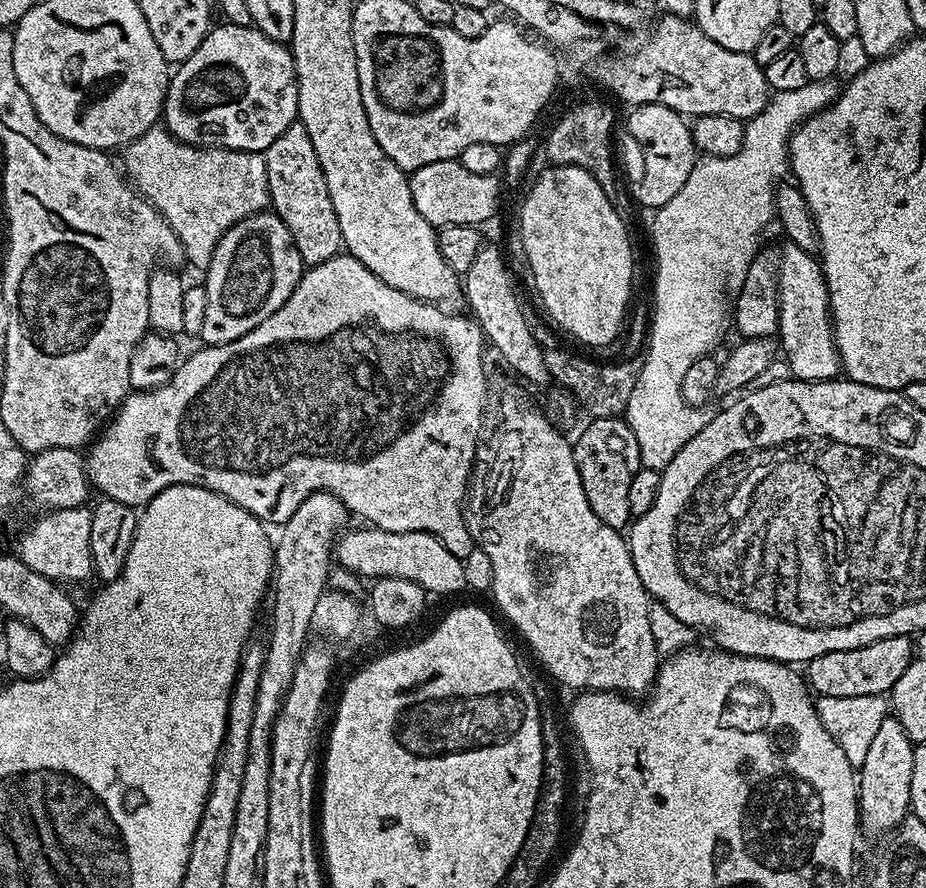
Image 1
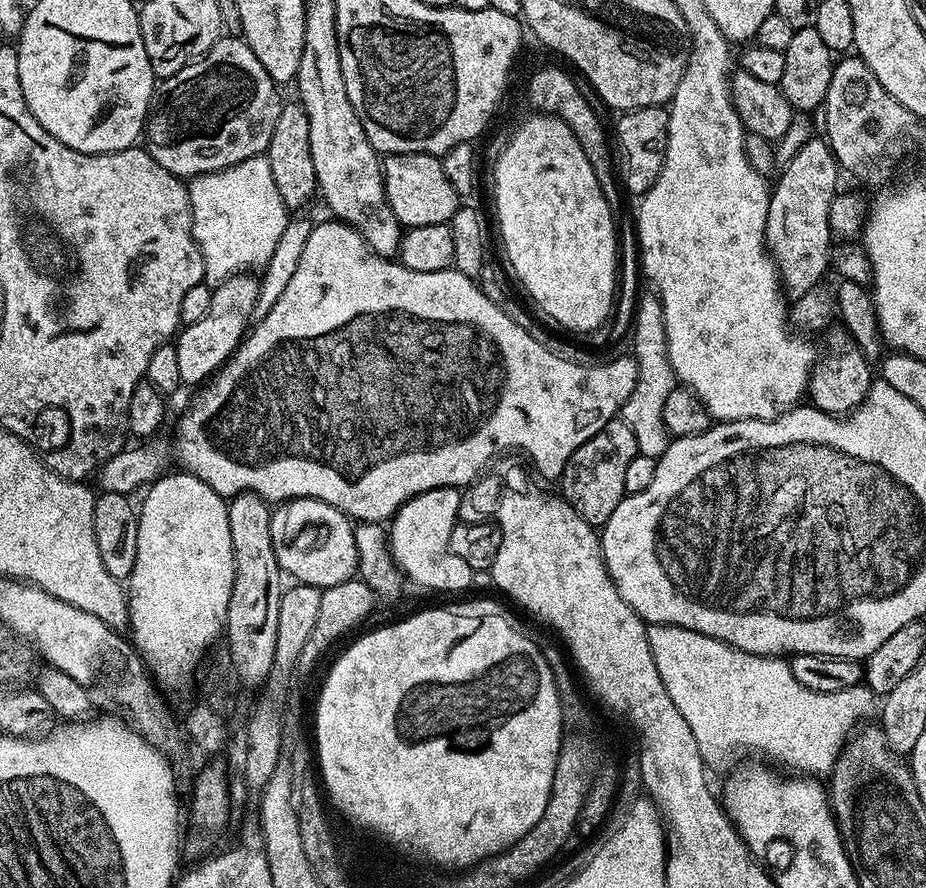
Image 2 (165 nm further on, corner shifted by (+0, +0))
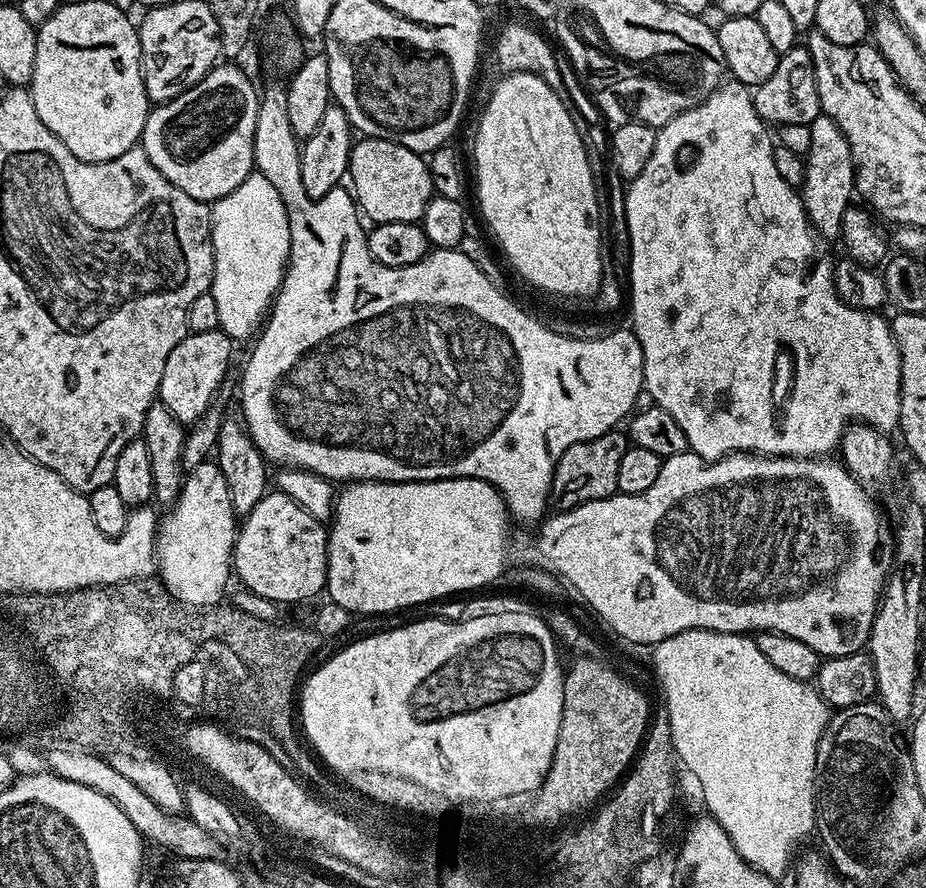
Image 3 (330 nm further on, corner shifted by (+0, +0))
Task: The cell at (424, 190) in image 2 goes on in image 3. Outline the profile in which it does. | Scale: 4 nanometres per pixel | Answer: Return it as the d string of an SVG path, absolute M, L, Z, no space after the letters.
M365 136L353 143L350 162L348 163L347 179L352 180L350 191L361 213L367 219L369 216L373 225L385 224L386 222L417 223L424 217L426 206L434 195L427 159L421 153L406 150L406 146L402 146L398 142L390 142L386 138Z

